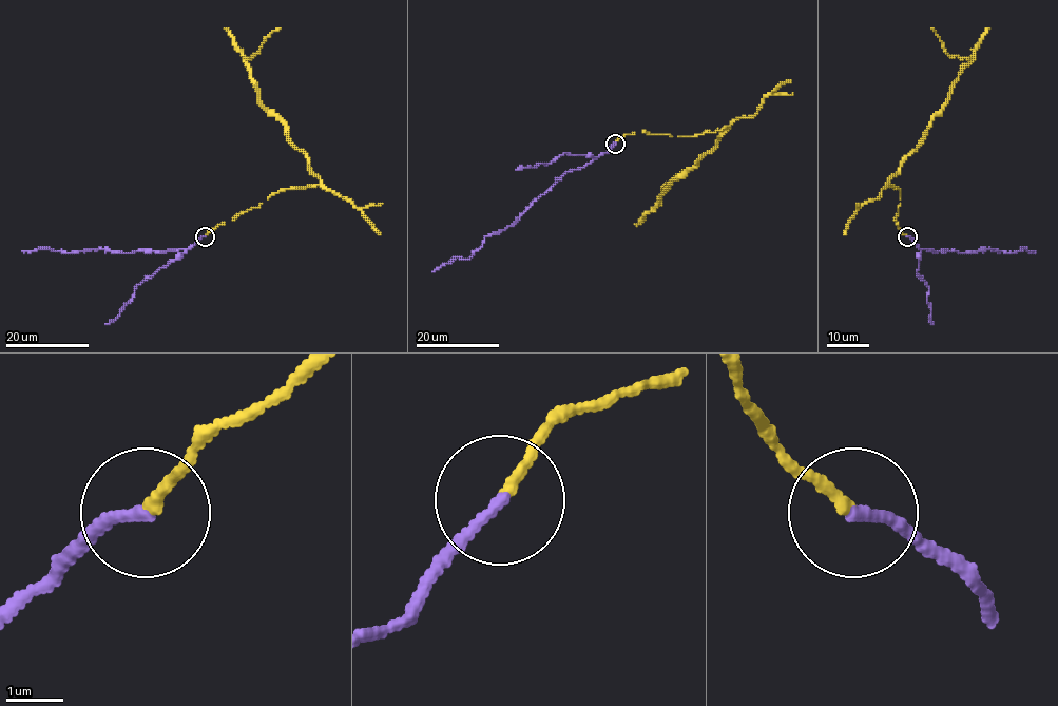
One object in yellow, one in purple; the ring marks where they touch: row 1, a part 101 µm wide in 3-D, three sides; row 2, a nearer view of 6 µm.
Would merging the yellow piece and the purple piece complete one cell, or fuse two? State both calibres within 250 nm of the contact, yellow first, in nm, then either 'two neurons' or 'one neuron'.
190/190 nm | one neuron

